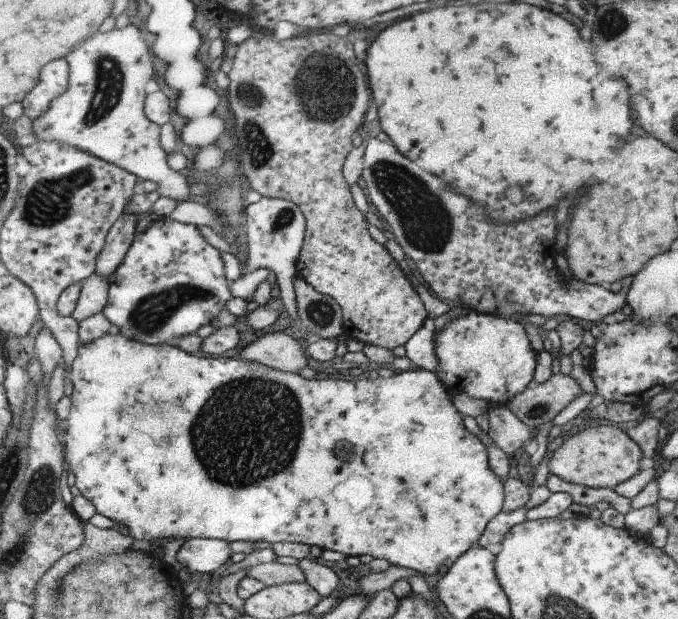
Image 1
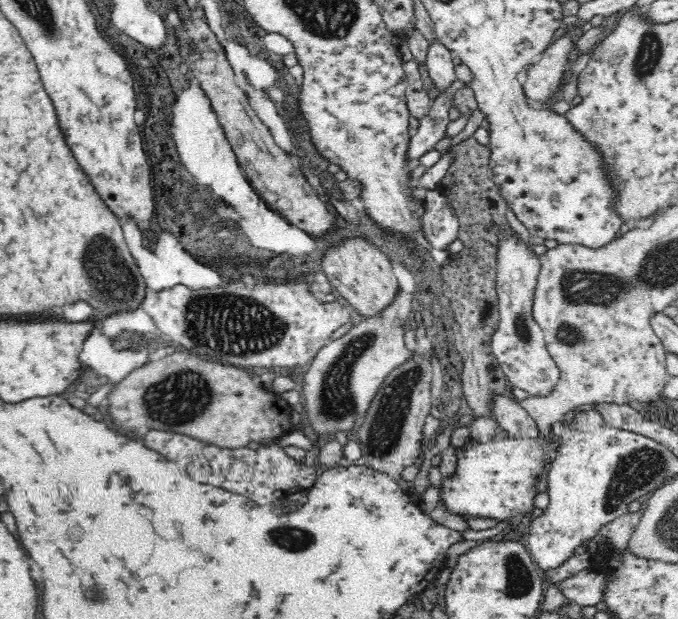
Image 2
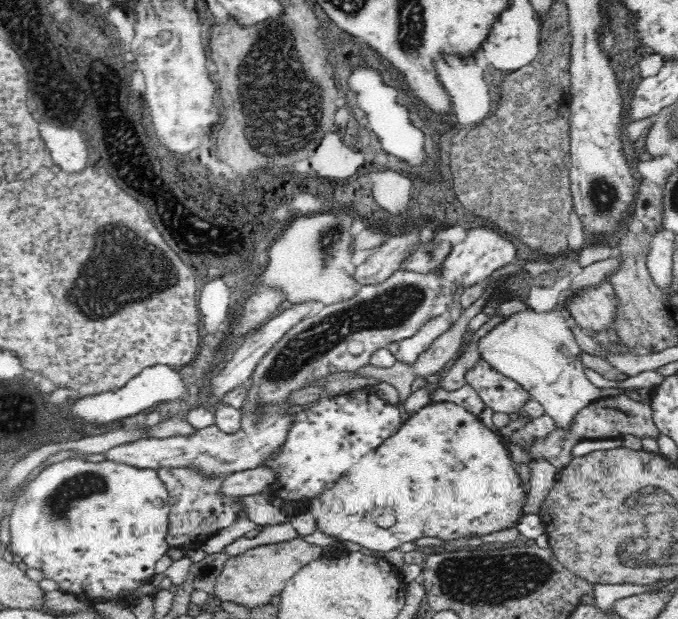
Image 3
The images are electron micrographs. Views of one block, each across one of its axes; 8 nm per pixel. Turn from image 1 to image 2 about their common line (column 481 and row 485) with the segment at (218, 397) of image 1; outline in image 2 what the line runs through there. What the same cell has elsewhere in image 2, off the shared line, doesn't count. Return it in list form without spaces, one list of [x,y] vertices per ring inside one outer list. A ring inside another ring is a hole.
[[[536,436],[536,438],[508,437],[504,440],[472,444],[470,441],[457,451],[457,464],[450,476],[442,476],[442,502],[448,512],[456,516],[474,516],[474,518],[488,518],[506,525],[528,514],[534,508],[534,496],[539,493],[538,481],[547,474],[551,462],[559,449],[559,437]]]

